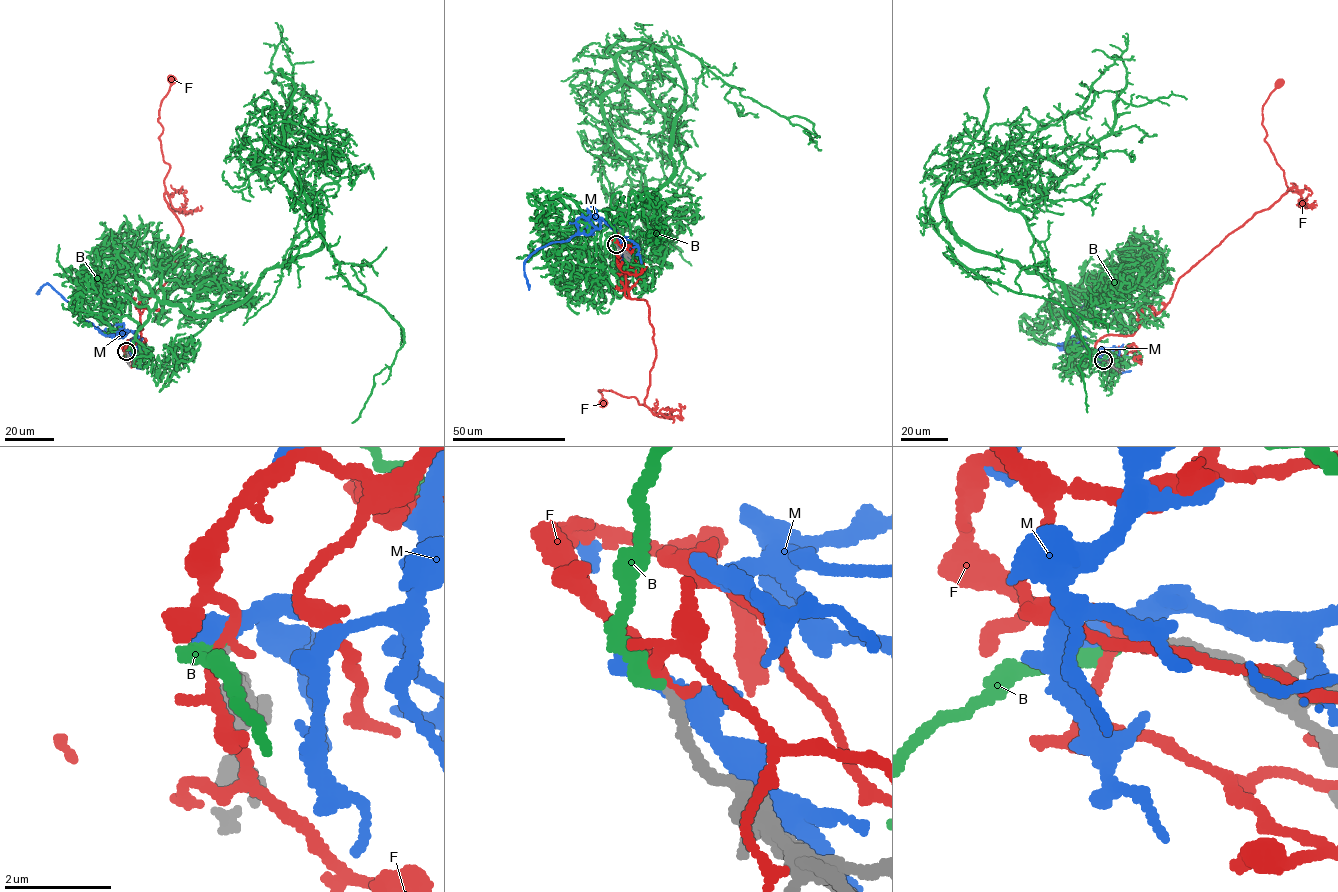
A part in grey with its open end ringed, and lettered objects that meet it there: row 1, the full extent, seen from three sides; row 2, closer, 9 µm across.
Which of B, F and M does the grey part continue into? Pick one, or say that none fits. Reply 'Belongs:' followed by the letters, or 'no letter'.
Belongs: B

